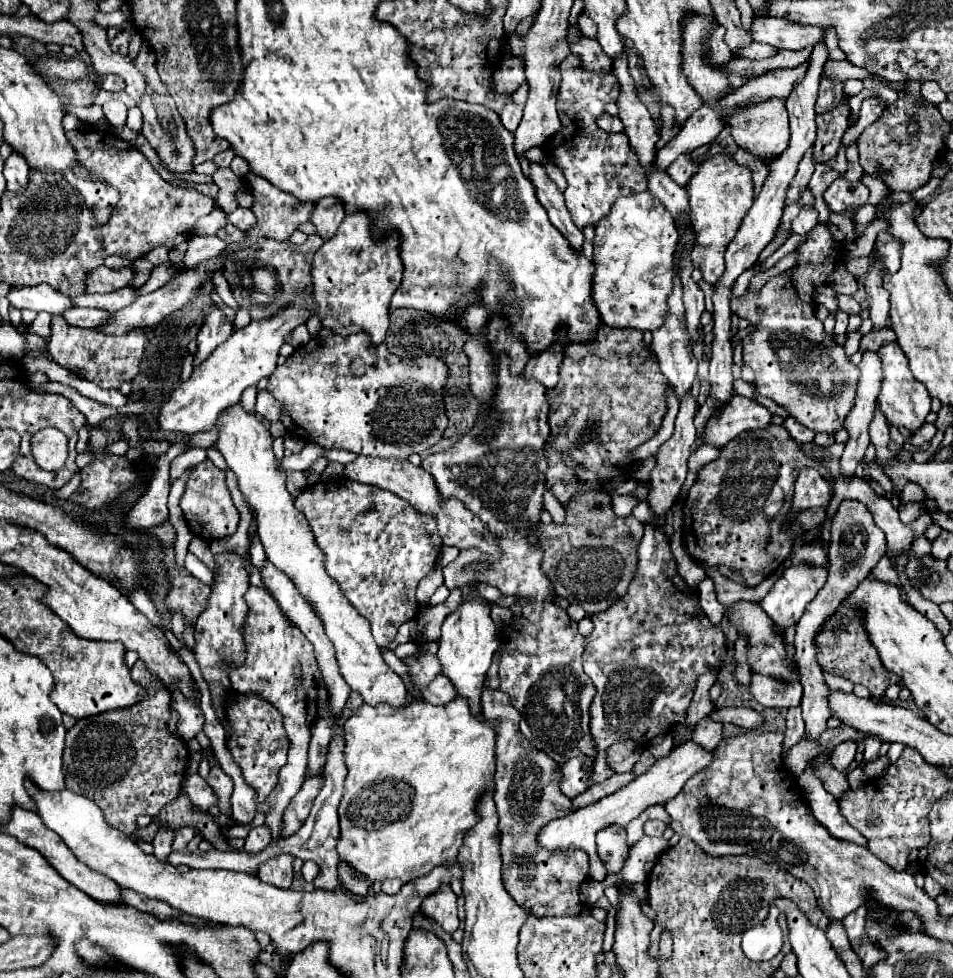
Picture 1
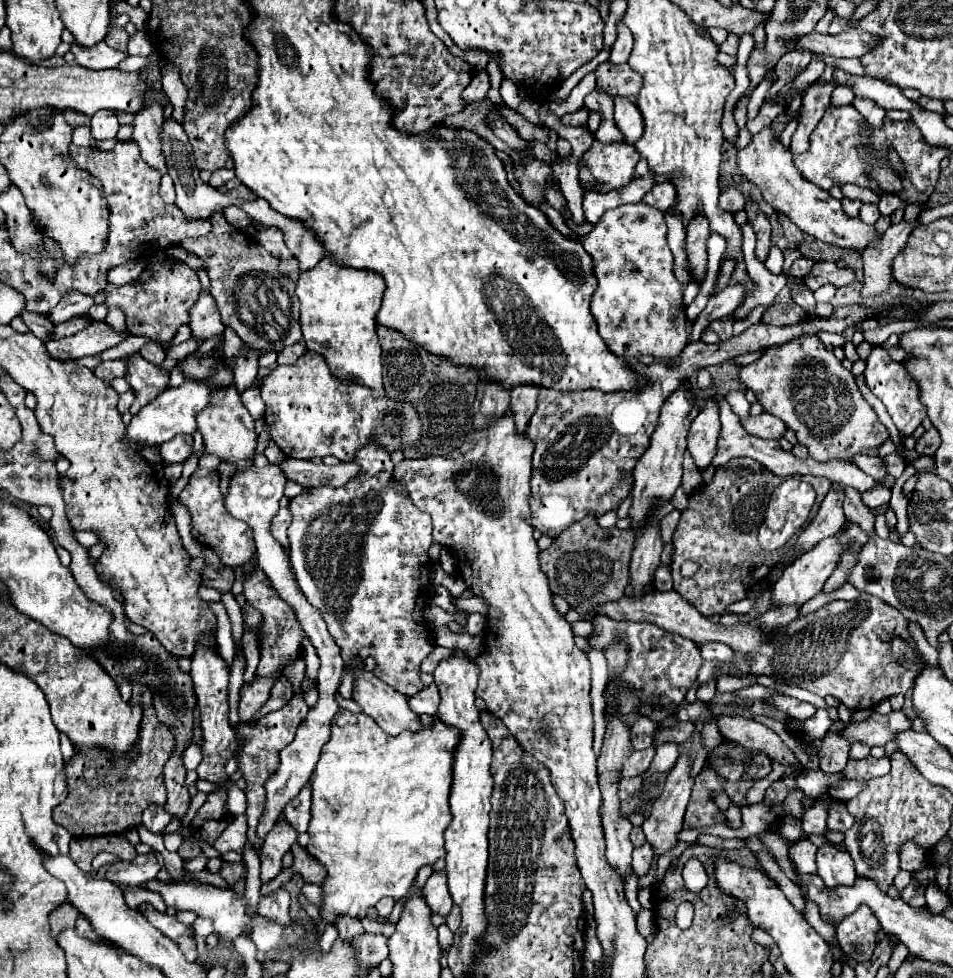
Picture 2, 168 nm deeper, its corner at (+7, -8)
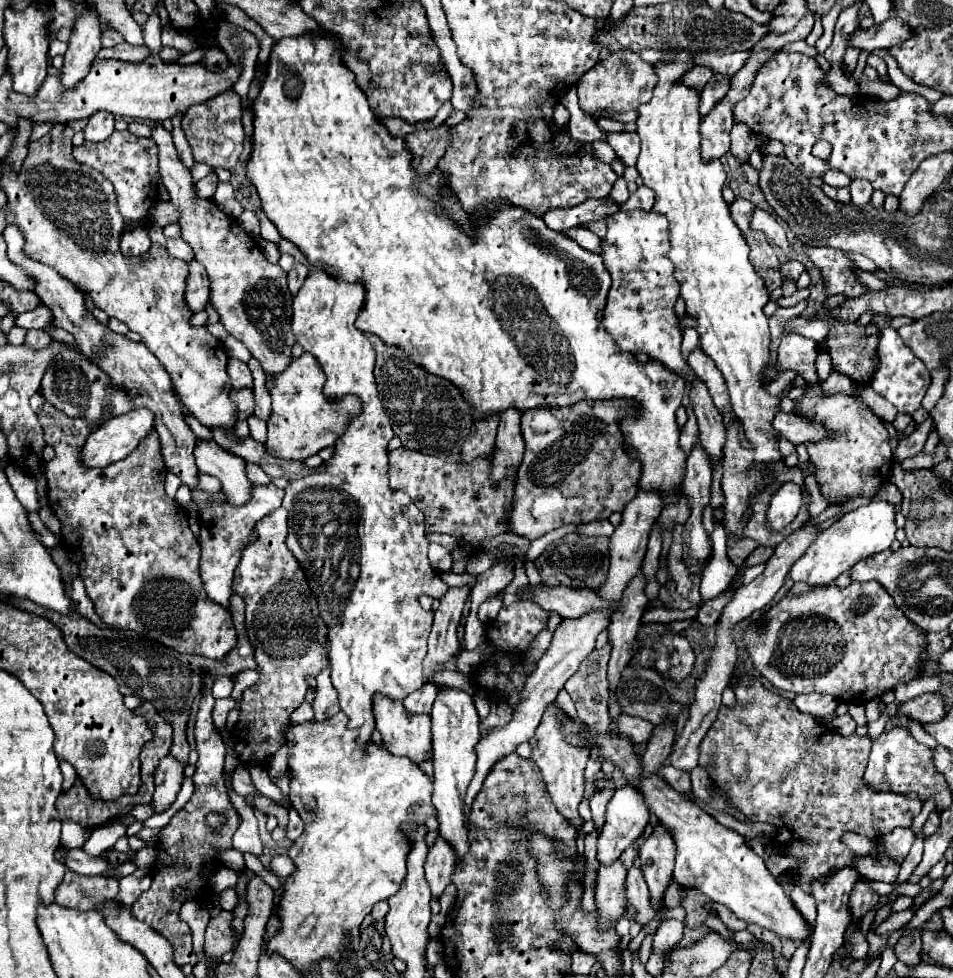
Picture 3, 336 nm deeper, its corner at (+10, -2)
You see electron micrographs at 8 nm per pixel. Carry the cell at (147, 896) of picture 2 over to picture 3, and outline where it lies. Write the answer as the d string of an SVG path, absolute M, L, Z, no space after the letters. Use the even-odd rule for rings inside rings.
M68 870L56 890L56 902L66 908L92 910L96 906L102 906L104 900L110 900L116 894L118 894L116 878L82 876L82 874L72 874Z

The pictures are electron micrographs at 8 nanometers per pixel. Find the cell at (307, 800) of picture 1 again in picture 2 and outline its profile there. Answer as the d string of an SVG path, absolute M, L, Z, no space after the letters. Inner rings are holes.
M279 820L261 846L261 882L267 882L279 874L281 858L285 852L291 850L295 840L297 840L295 828L291 828L287 820Z

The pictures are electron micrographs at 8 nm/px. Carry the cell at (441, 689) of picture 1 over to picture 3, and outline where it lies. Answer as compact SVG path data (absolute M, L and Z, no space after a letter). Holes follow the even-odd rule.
M424 684L420 690L408 694L402 704L408 714L430 714L436 694L438 694L438 690L434 684Z

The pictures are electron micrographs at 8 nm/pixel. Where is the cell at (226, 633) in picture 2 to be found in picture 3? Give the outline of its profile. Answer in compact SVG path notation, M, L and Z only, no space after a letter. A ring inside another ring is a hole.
M230 676L216 678L216 682L214 682L214 686L212 686L214 698L228 698L230 692L232 692L232 678L230 678Z

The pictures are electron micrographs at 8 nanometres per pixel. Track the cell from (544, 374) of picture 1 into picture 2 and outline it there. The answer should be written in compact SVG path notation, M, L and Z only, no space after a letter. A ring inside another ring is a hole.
M515 386L511 388L511 406L509 410L515 414L515 424L519 432L525 432L535 408L537 408L537 396L539 396L539 386Z

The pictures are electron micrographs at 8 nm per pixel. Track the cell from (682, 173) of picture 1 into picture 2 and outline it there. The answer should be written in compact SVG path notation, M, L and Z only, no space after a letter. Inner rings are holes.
M667 180L659 182L653 186L651 192L645 194L643 202L649 206L655 206L659 210L667 210L667 208L671 208L671 204L675 204L675 188L671 188L671 184L667 184Z

